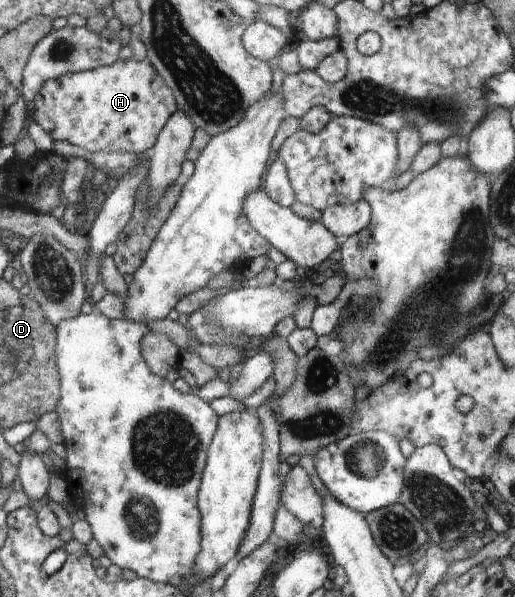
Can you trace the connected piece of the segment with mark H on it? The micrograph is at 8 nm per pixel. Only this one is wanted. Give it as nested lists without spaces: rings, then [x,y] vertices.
[[[118,60],[110,66],[96,70],[64,74],[56,80],[48,80],[33,99],[34,109],[30,118],[36,121],[54,141],[66,141],[84,152],[122,152],[122,154],[144,154],[152,150],[159,133],[170,116],[177,112],[174,96],[166,82],[146,60]]]

